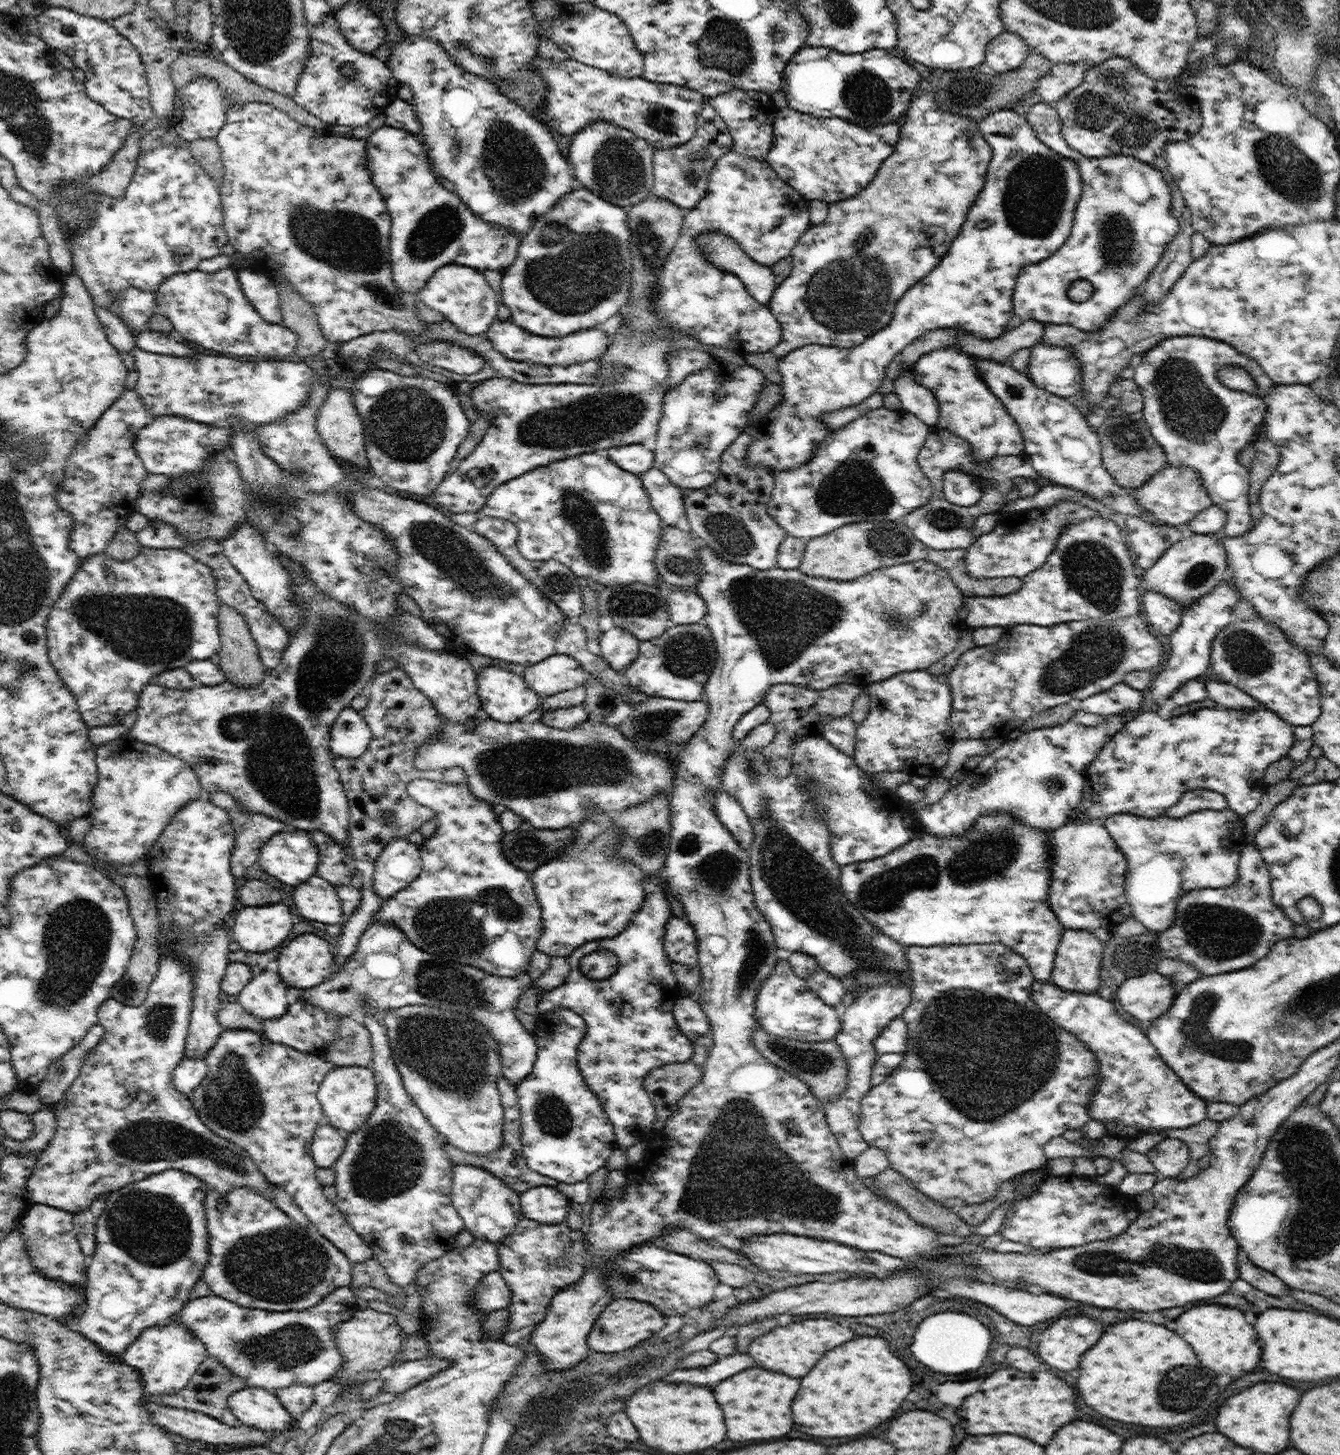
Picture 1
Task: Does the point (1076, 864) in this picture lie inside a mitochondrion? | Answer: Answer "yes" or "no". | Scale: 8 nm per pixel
yes

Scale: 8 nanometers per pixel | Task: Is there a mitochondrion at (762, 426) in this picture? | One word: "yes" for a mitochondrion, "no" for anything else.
no

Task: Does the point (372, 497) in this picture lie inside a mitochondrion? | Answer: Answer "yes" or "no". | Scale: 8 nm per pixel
no

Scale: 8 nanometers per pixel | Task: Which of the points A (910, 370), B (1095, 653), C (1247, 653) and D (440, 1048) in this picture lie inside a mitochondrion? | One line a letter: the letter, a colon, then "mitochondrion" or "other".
A: other
B: mitochondrion
C: mitochondrion
D: mitochondrion

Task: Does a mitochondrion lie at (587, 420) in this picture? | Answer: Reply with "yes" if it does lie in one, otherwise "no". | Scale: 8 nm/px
yes

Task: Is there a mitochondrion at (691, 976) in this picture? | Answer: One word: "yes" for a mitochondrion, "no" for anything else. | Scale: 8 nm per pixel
no

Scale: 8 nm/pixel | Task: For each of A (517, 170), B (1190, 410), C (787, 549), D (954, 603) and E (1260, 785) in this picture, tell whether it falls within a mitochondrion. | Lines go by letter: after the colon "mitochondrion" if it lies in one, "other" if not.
A: mitochondrion
B: mitochondrion
C: other
D: other
E: other

